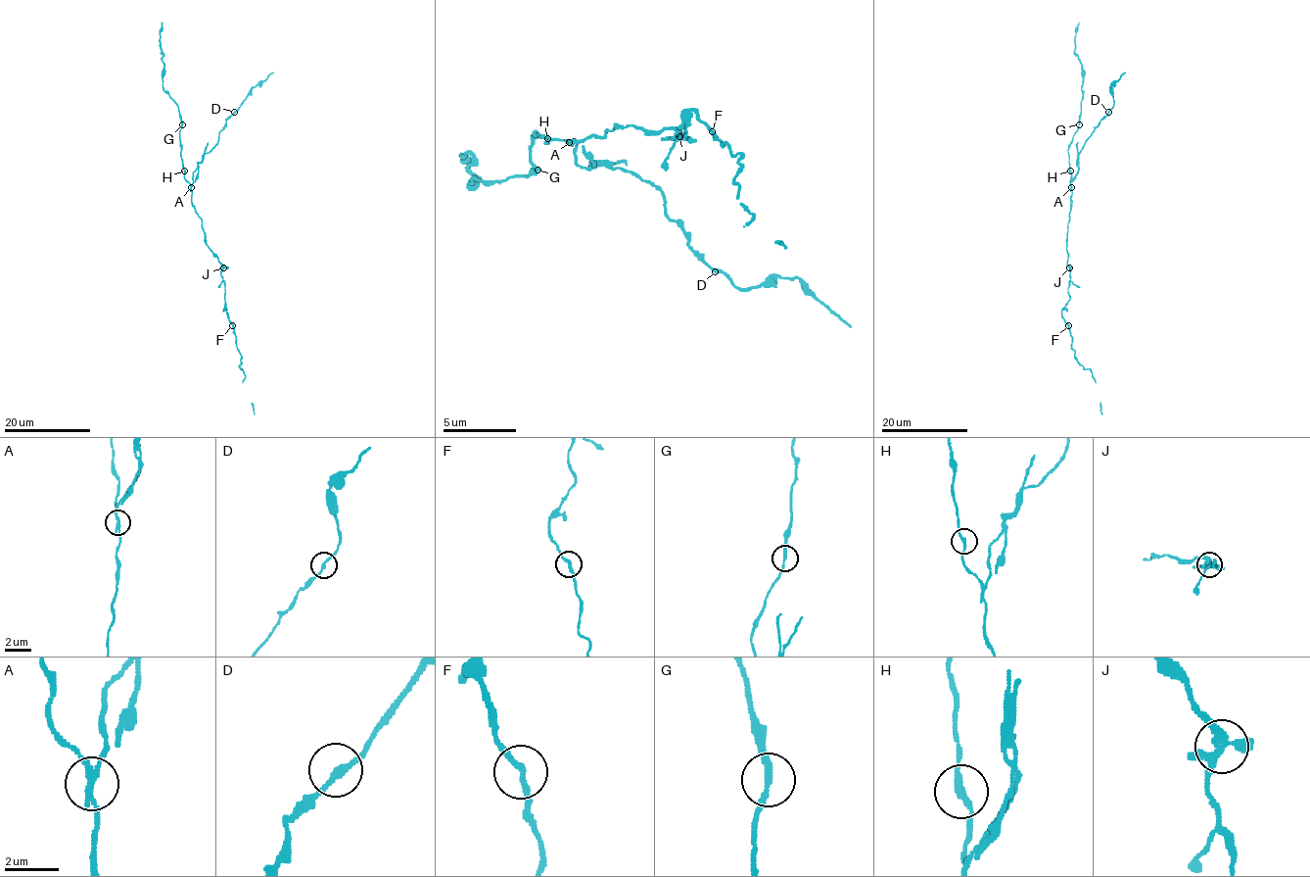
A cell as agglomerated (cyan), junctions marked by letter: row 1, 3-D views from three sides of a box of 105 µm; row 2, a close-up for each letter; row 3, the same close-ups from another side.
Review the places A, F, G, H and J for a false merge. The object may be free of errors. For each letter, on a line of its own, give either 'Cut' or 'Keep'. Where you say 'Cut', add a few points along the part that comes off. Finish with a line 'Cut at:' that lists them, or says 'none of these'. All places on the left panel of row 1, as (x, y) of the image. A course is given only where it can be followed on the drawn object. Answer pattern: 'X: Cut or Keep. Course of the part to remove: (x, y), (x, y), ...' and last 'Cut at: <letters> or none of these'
A: Cut. Course of the part to remove: (191, 188), (198, 173), (198, 163), (216, 144), (226, 121), (251, 90), (273, 72)
F: Keep
G: Keep
H: Keep
J: Keep
Cut at: A

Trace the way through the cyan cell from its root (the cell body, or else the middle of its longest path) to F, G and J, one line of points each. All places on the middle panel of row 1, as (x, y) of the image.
F: (605, 131), (634, 124), (645, 131), (671, 127), (671, 139), (685, 131), (685, 139), (693, 110), (712, 131)
G: (605, 131), (605, 135), (590, 135), (580, 143), (568, 139), (546, 143), (535, 131), (532, 161), (538, 169)
J: (605, 131), (634, 124), (645, 131), (671, 127), (678, 135)

